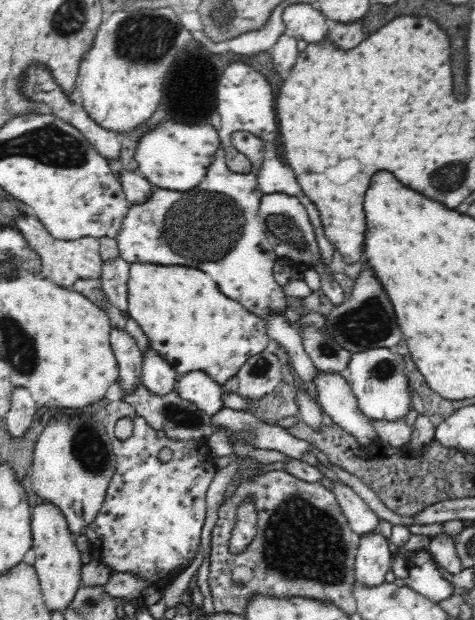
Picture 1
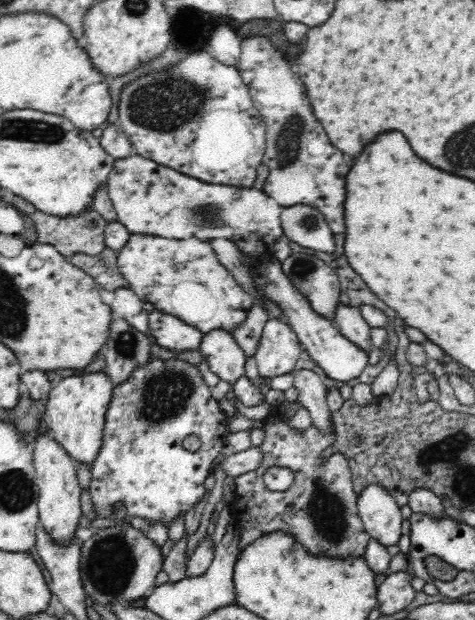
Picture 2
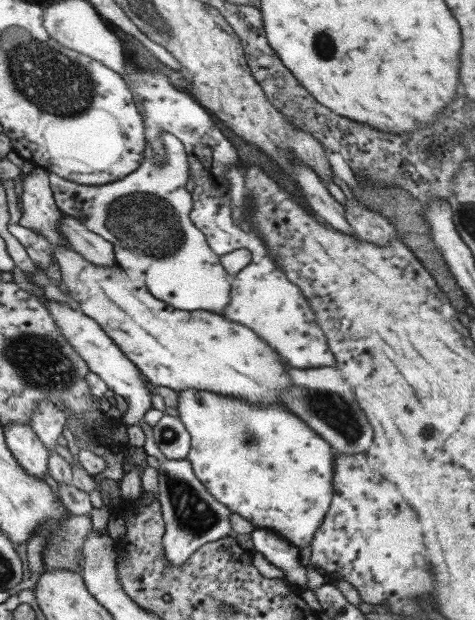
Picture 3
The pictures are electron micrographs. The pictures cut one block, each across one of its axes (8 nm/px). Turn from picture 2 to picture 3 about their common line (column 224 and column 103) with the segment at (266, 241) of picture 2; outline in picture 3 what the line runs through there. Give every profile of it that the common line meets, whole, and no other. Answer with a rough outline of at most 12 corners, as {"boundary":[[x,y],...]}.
{"boundary":[[189,160],[111,184],[49,174],[55,206],[107,240],[153,300],[221,314],[233,280],[189,220]]}

